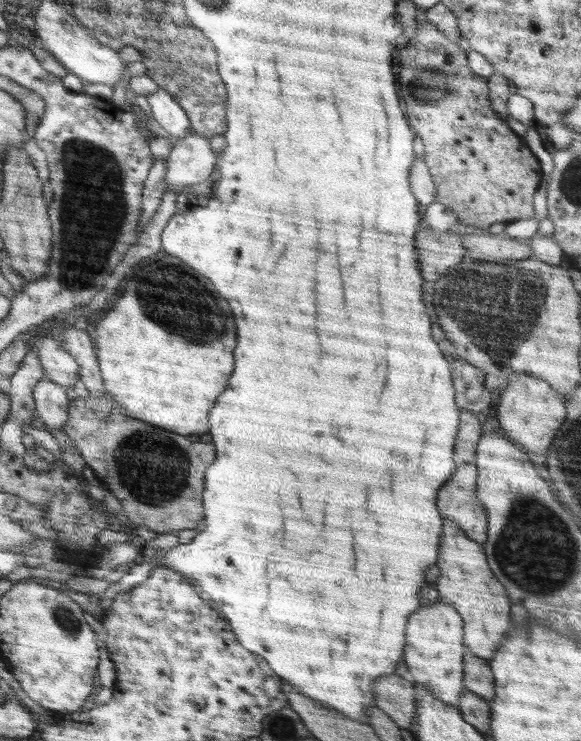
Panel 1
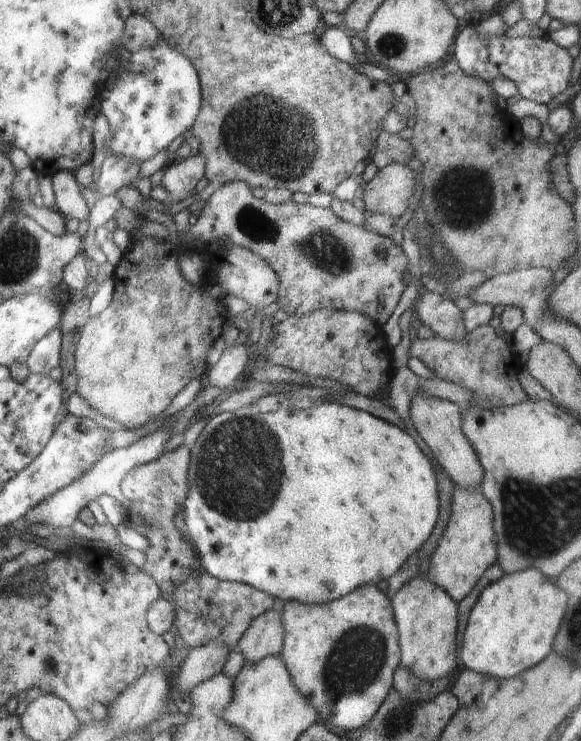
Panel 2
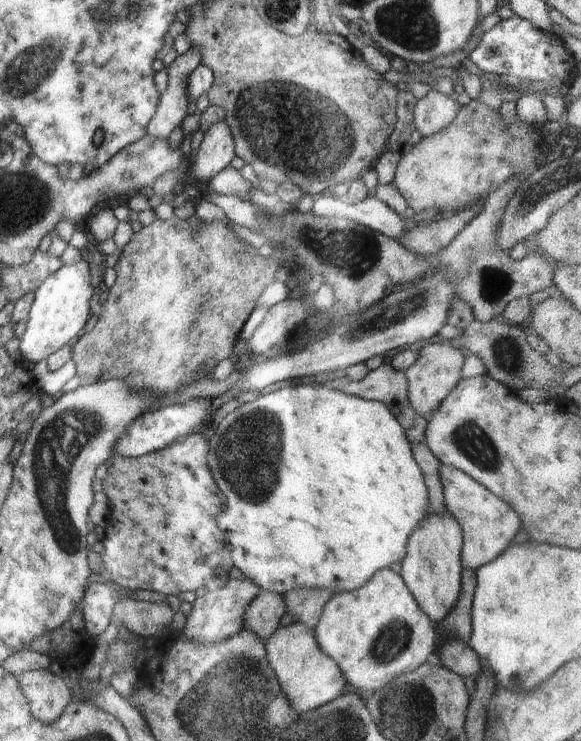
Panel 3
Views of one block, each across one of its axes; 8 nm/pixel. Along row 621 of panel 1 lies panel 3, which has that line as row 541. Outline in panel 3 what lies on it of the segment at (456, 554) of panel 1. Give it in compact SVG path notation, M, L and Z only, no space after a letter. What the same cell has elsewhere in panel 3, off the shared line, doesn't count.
M440 463L440 480L444 490L445 510L448 510L454 518L458 518L458 524L462 528L463 547L460 555L462 567L478 570L480 566L492 562L508 548L520 528L520 518L508 504L504 504L498 496L494 496L488 488L484 488L482 483L453 466Z

